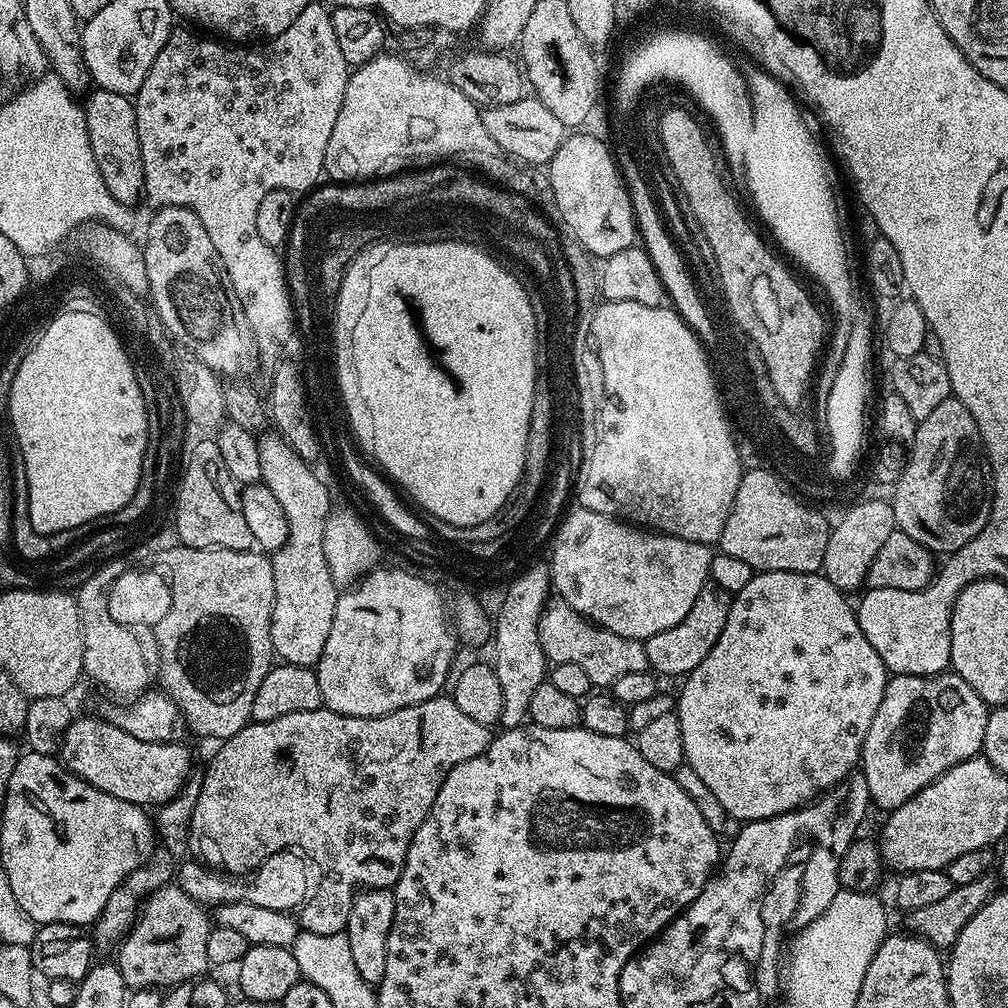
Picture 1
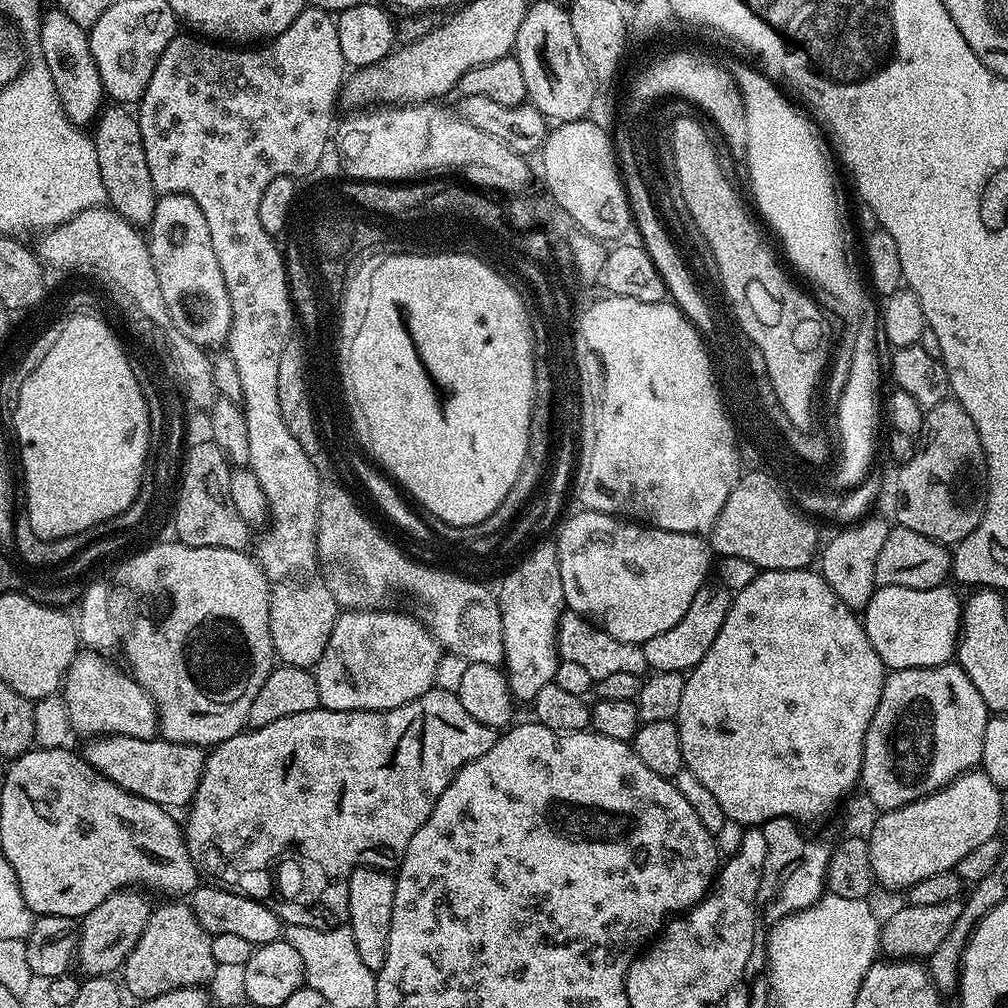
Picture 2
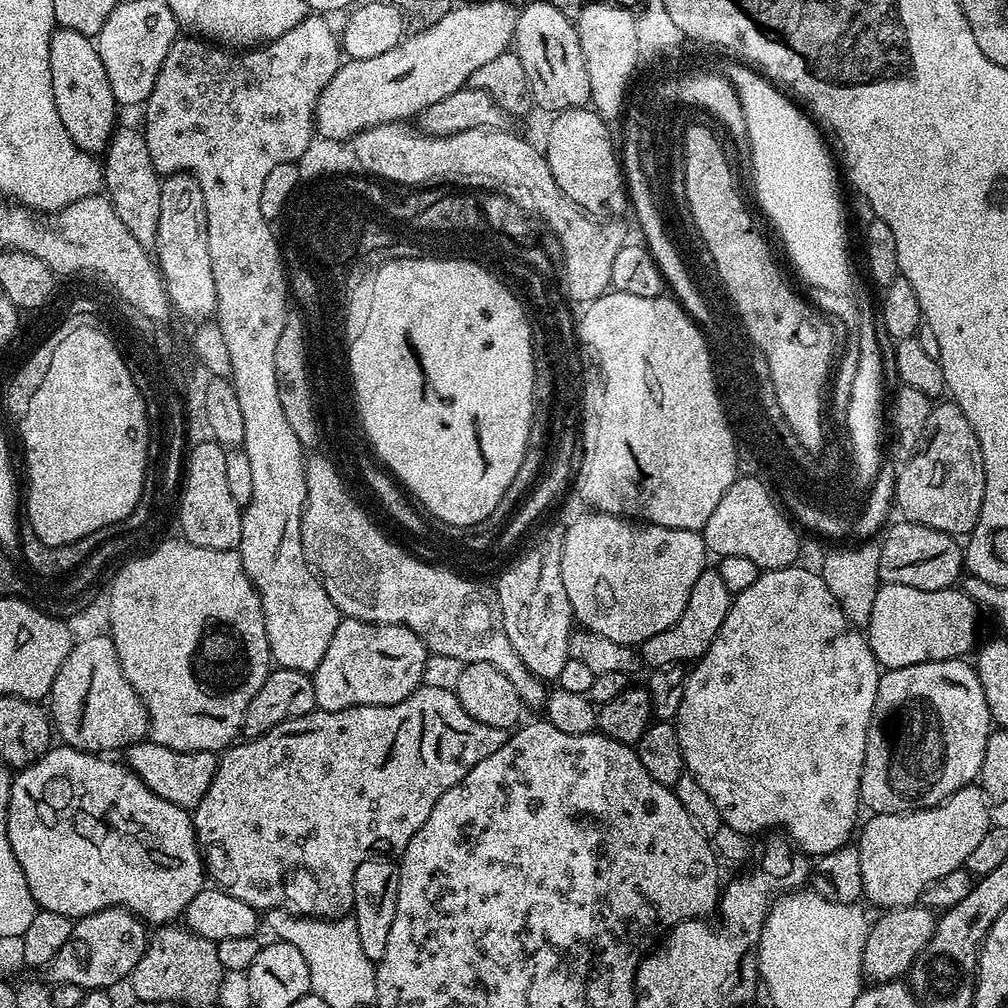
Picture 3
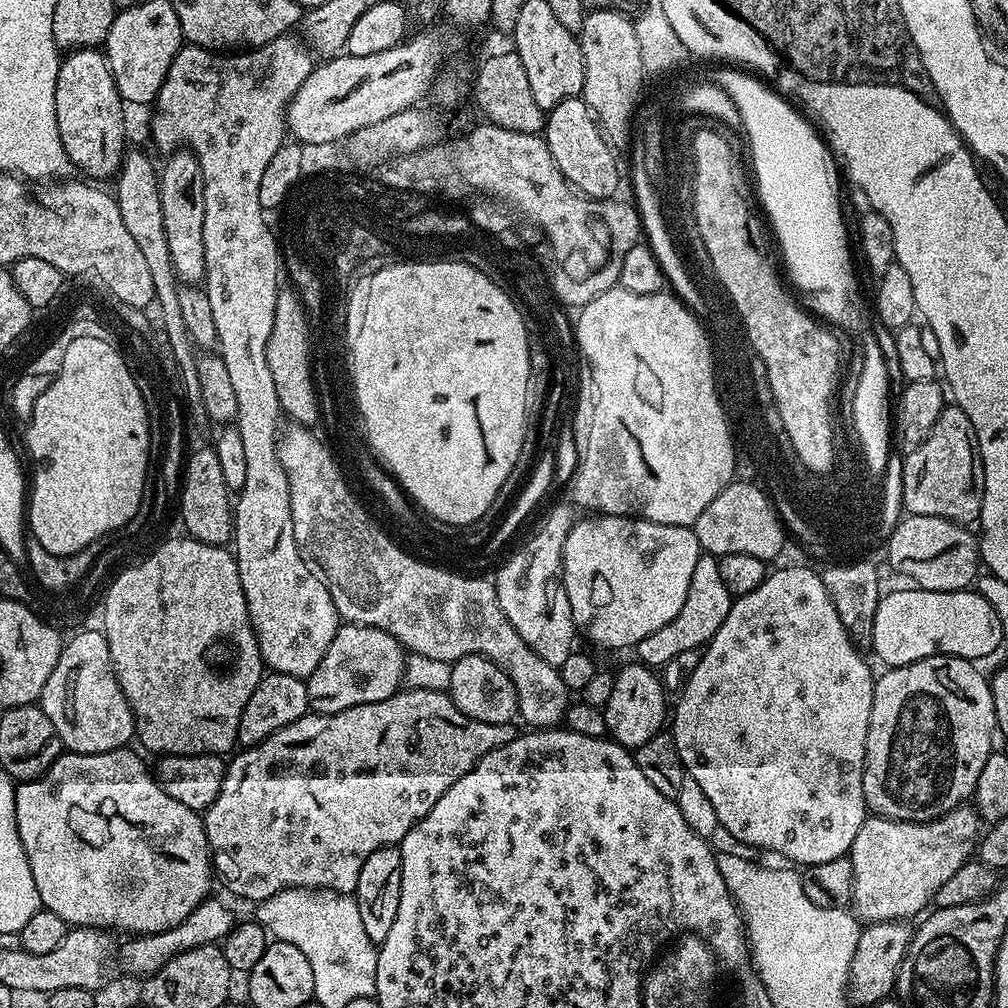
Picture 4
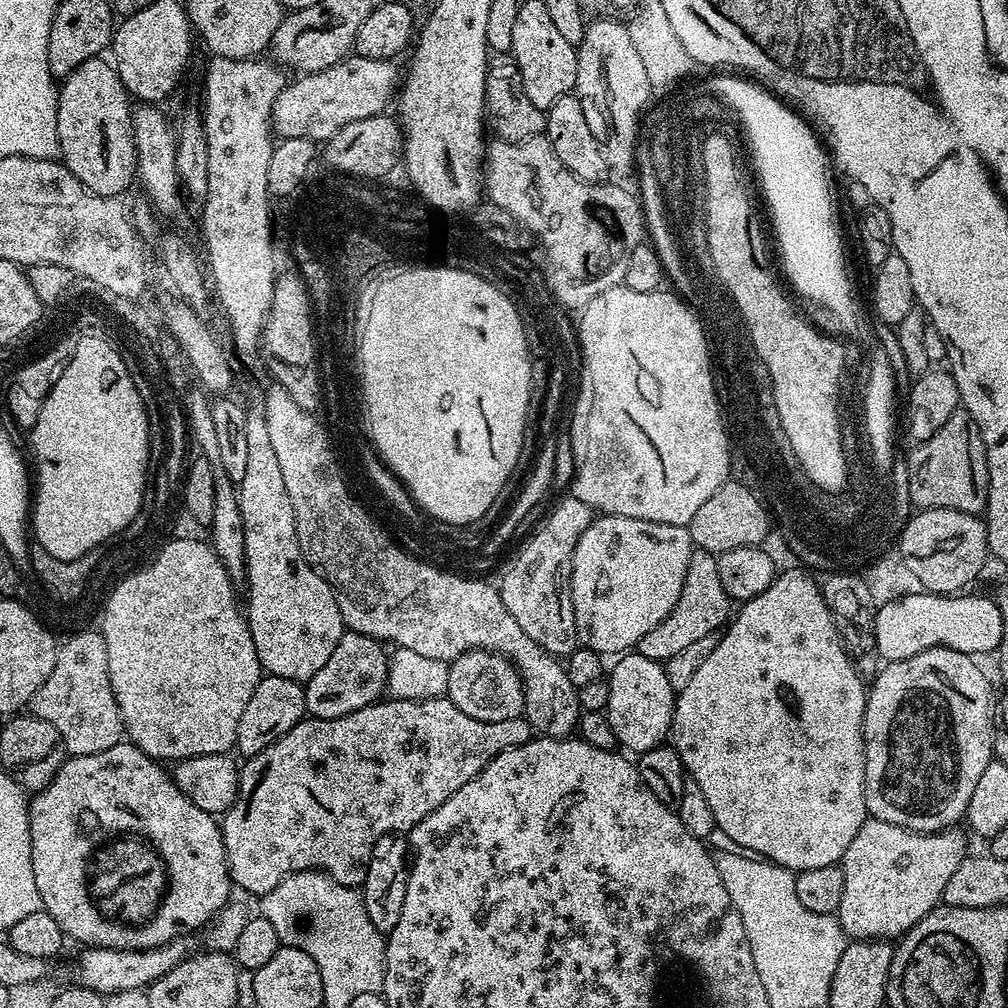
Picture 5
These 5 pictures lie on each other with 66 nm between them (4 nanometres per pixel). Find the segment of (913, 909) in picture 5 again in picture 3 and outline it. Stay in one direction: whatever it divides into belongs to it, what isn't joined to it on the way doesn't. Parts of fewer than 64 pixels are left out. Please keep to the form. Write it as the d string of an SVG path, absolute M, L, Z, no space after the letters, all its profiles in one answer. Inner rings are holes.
M969 786L959 788L950 798L946 798L932 808L920 808L916 812L895 812L894 814L878 812L869 815L864 829L862 824L858 832L864 896L872 899L880 910L915 905L928 884L933 884L938 878L942 878L942 874L950 874L967 865L968 855L978 847L978 842L982 842L982 838L990 827L988 807L990 804L983 791L979 787Z

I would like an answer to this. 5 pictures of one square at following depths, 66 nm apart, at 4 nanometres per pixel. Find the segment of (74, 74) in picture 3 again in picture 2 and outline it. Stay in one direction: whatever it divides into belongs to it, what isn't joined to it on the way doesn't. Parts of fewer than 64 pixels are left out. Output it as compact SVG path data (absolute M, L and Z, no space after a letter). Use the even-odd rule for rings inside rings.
M55 6L49 7L40 18L40 52L44 65L50 70L50 78L54 78L54 90L58 90L58 98L62 102L62 110L77 126L88 126L100 115L106 104L102 78L98 74L98 66L94 62L94 54L90 54L90 42L85 28L78 26Z

